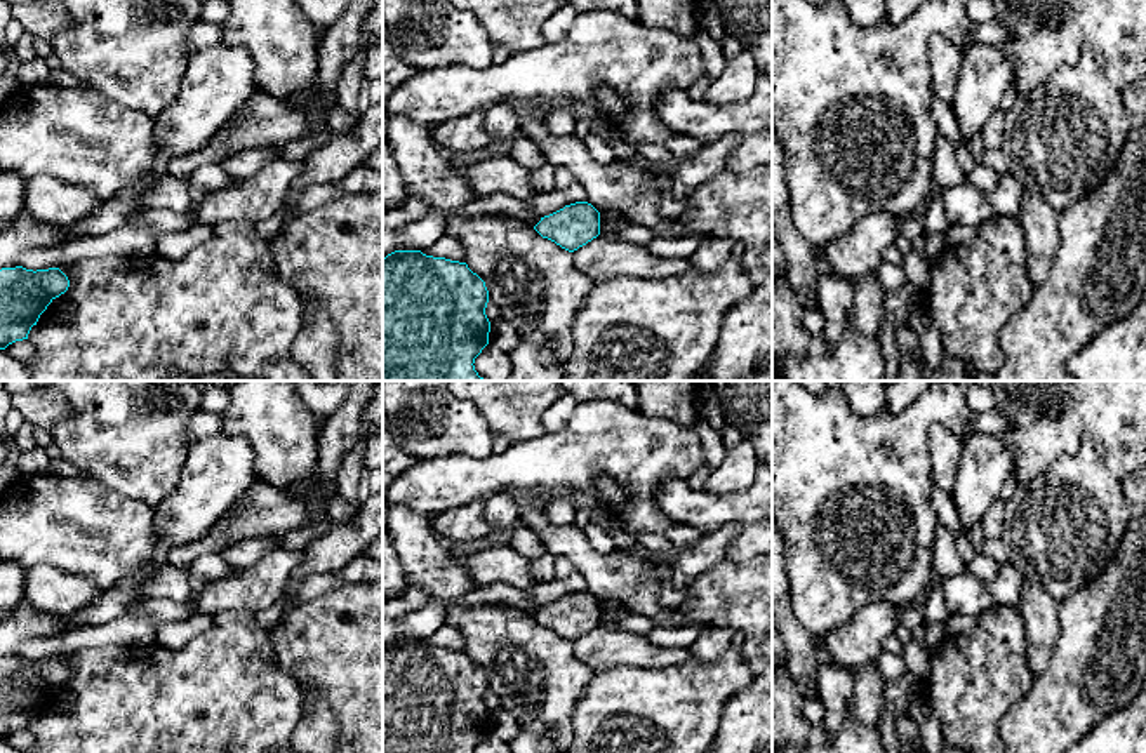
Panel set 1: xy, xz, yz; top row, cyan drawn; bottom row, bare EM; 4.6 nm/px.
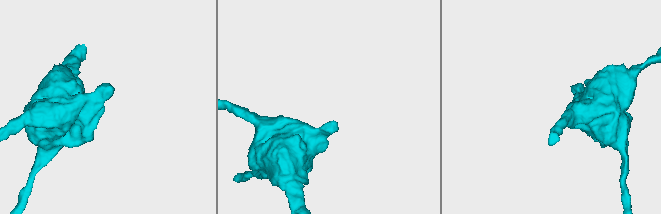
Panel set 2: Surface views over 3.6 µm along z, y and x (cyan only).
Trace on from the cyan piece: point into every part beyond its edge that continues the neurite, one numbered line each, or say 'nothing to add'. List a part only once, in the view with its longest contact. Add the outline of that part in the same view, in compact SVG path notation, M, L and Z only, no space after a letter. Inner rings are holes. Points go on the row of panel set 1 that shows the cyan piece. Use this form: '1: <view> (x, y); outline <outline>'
nothing to add

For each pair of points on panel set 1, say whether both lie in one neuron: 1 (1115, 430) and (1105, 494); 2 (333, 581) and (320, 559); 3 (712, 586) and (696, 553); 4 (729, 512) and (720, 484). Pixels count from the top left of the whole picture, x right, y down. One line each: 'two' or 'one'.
1: two
2: two
3: two
4: two

